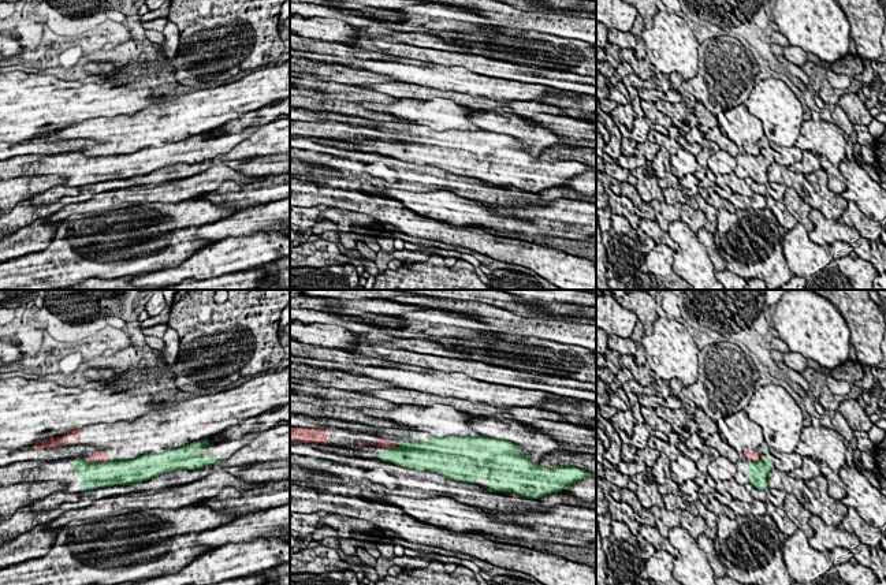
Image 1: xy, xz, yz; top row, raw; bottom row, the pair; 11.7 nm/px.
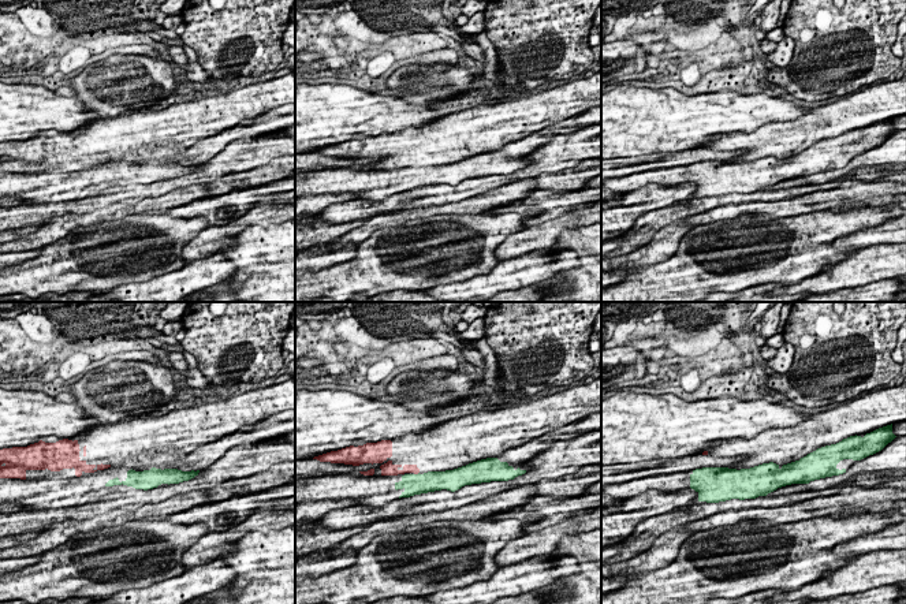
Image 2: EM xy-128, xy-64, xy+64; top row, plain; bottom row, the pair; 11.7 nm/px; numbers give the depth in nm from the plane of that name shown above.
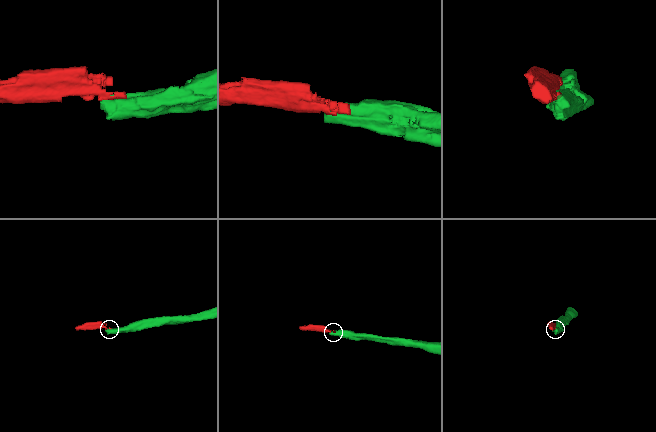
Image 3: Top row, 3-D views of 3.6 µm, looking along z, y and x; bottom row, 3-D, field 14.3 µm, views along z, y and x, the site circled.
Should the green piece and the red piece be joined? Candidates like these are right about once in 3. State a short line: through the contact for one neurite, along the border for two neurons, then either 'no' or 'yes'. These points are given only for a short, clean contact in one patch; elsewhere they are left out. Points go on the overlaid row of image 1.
line xy (81, 458), (110, 461); no

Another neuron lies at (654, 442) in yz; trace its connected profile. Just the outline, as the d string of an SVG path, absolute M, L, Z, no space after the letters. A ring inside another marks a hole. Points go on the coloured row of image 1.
M651 435L648 439L648 447L666 454L670 462L675 461L677 457L681 454L673 444L670 444L669 441L663 441L654 435Z

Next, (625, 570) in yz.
M611 521L614 543L603 545L607 566L613 571L614 585L633 585L640 575L640 543L628 525Z

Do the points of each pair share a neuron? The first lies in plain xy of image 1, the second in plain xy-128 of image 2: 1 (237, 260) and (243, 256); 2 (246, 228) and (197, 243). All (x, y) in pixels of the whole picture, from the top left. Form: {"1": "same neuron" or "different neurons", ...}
{"1": "different neurons", "2": "same neuron"}

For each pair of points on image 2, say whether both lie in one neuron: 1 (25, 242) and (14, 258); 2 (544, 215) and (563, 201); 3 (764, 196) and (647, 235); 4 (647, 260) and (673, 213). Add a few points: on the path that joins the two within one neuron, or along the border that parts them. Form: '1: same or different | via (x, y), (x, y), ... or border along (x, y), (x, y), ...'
1: different | border along (14, 250), (23, 252)
2: same | via (548, 211), (559, 204)
3: same | via (734, 198), (693, 201), (674, 211)
4: different | border along (681, 217), (667, 226)

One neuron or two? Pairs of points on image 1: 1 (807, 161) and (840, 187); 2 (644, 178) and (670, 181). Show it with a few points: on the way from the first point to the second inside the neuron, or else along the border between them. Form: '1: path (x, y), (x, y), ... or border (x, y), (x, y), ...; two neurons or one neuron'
1: border (819, 160), (822, 168); two neurons
2: border (654, 174), (662, 189); two neurons

